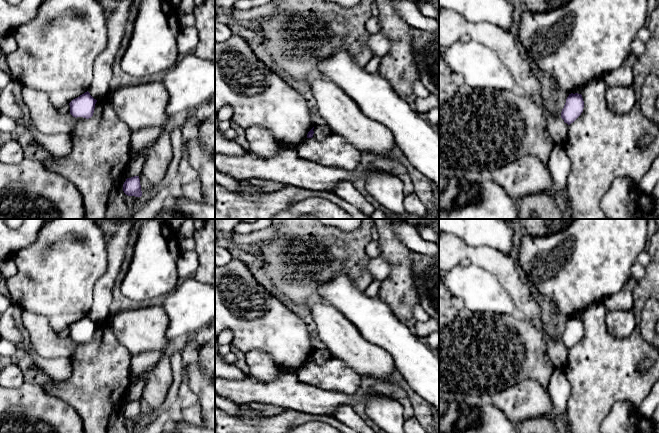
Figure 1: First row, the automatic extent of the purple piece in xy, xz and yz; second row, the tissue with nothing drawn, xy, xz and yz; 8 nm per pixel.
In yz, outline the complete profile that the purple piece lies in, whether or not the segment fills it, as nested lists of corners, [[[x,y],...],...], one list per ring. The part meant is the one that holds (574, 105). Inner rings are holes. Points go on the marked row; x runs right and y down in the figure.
[[[571,93],[566,99],[566,103],[561,112],[561,118],[565,123],[570,125],[573,123],[583,112],[584,101],[581,94]]]

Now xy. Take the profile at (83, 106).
[[[87,91],[69,103],[70,114],[75,118],[83,117],[89,119],[93,116],[96,102],[97,100]]]

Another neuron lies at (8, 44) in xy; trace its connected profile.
[[[13,34],[0,36],[0,52],[3,54],[9,54],[15,51],[17,43]]]

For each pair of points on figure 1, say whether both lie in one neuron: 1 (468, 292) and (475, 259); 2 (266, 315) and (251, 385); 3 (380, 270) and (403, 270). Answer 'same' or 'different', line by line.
1: different
2: different
3: different

